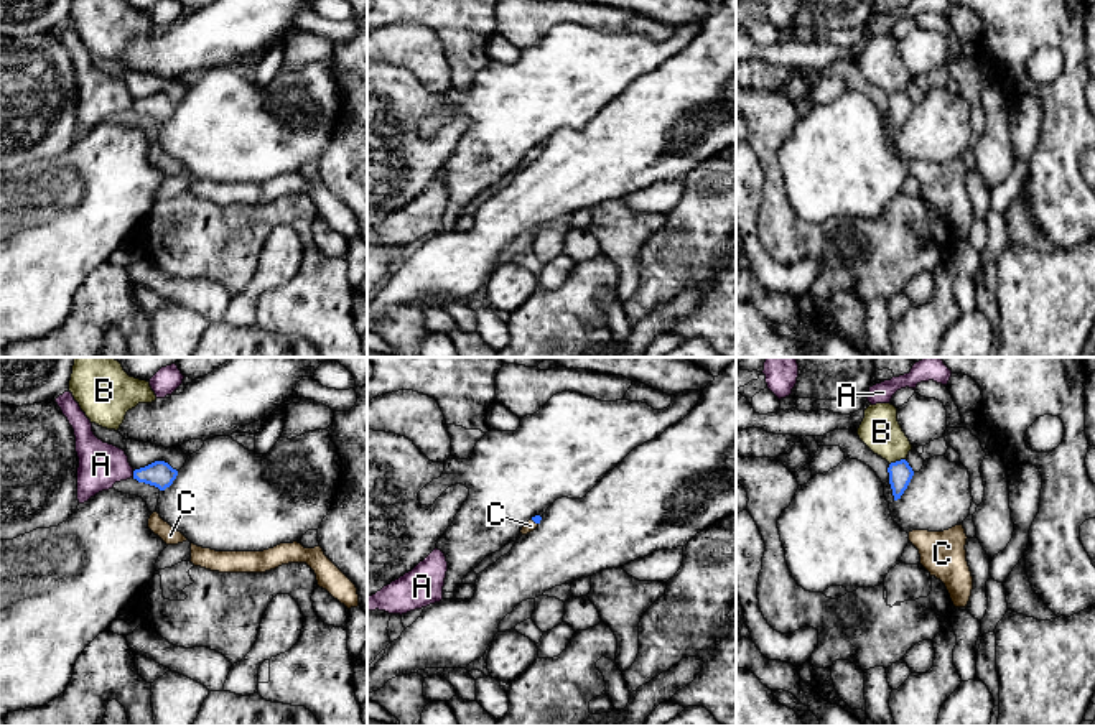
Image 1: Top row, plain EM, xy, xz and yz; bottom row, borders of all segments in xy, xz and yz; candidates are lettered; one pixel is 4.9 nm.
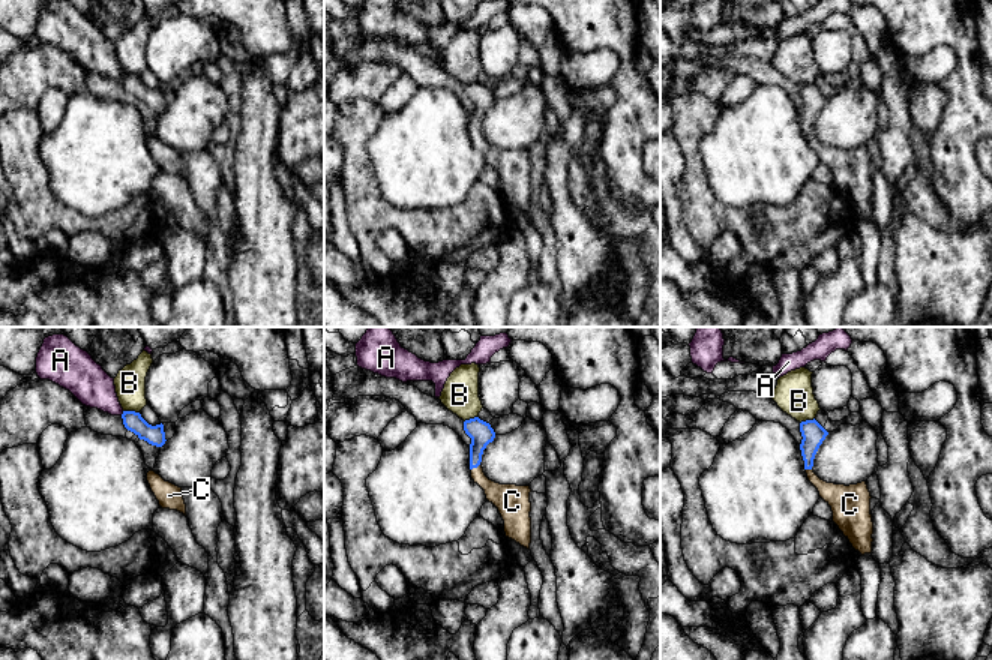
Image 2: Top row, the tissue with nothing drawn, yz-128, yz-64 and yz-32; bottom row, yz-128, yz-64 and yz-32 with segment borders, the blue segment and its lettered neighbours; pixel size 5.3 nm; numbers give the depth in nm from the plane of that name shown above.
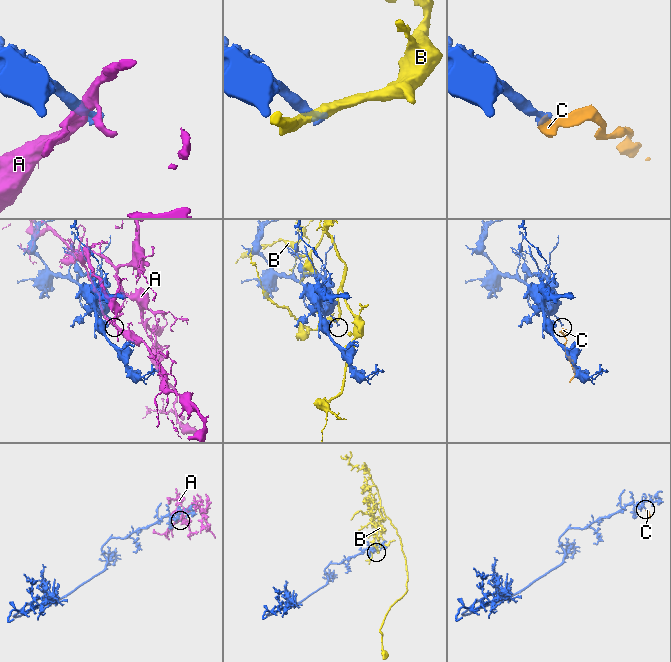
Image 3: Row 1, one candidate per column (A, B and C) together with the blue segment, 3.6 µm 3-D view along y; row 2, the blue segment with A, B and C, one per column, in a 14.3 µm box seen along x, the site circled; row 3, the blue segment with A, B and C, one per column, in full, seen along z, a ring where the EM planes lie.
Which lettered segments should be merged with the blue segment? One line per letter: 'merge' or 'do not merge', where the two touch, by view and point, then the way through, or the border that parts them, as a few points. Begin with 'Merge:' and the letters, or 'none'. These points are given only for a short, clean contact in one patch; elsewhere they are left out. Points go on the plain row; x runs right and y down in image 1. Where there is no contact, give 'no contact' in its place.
Merge: C
A: do not merge; contact xy (134, 106)
B: do not merge; contact yz (896, 93)
C: merge; contact xz (534, 152); way xz (535, 150), (534, 152), (531, 157)

